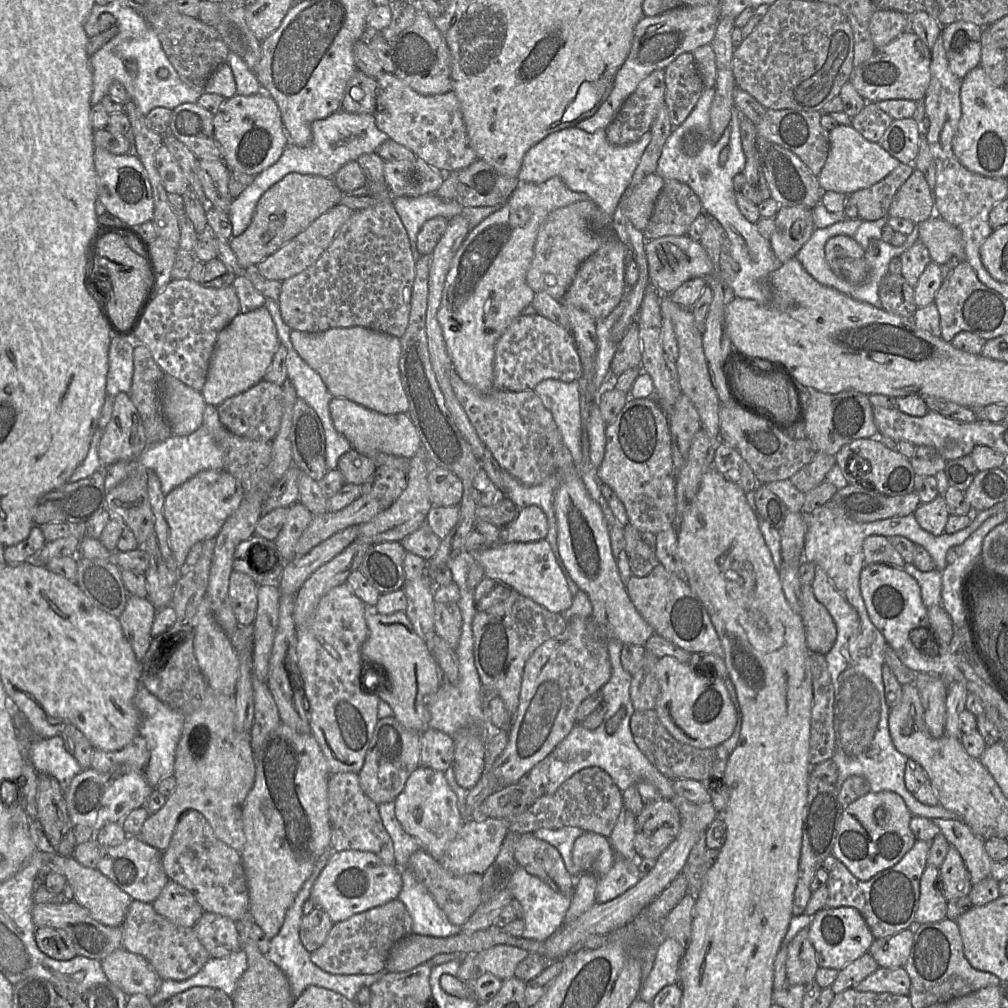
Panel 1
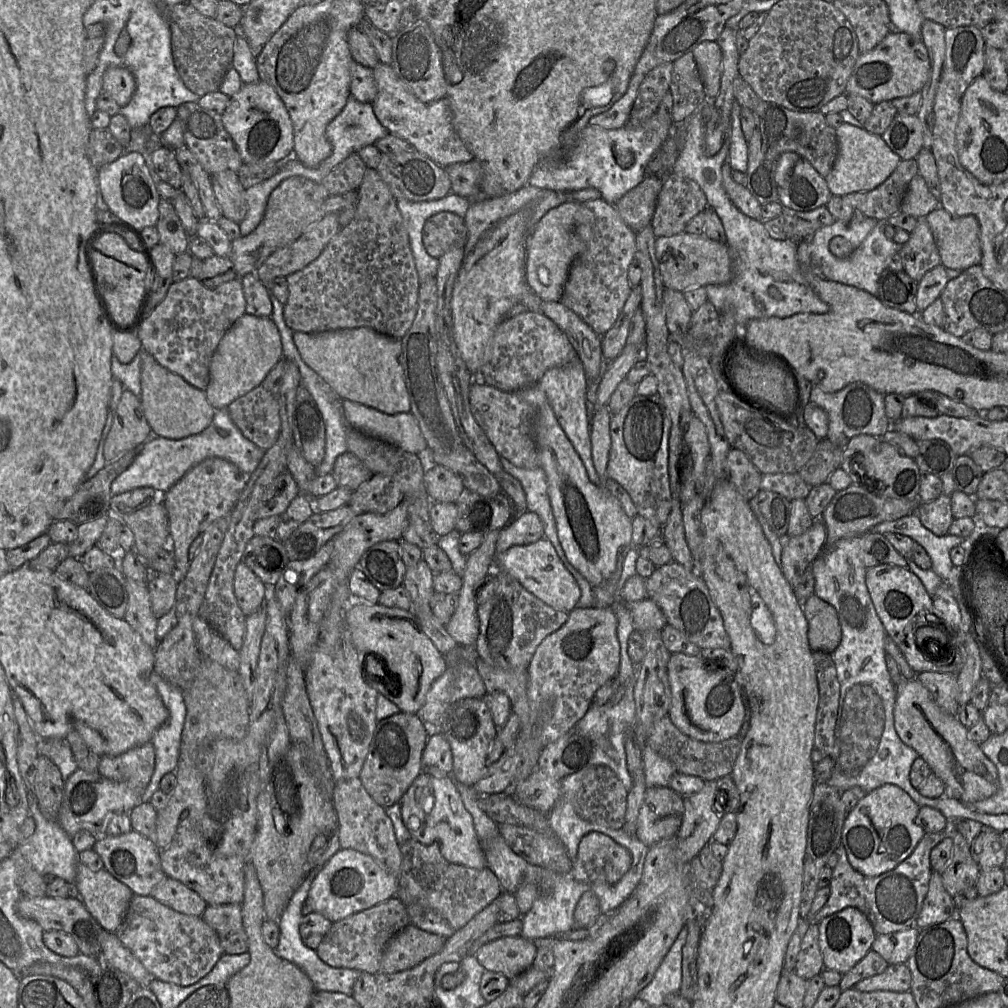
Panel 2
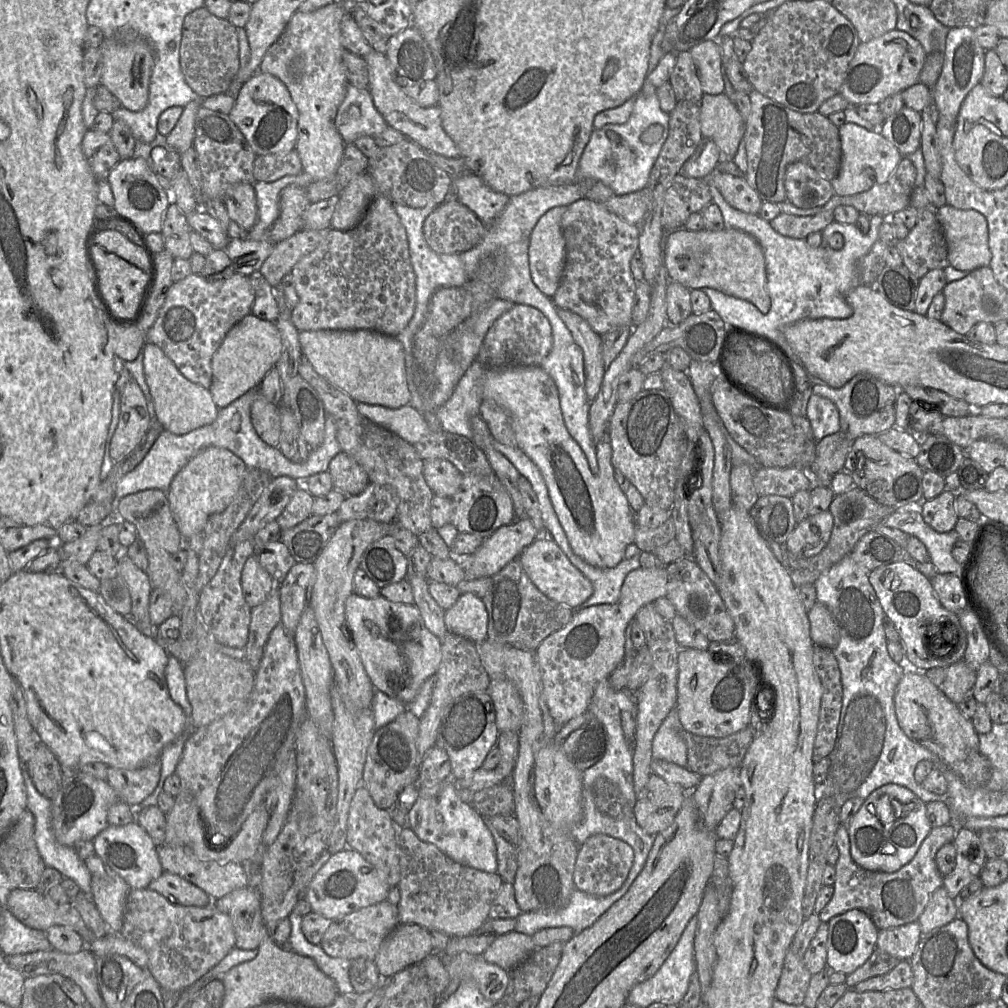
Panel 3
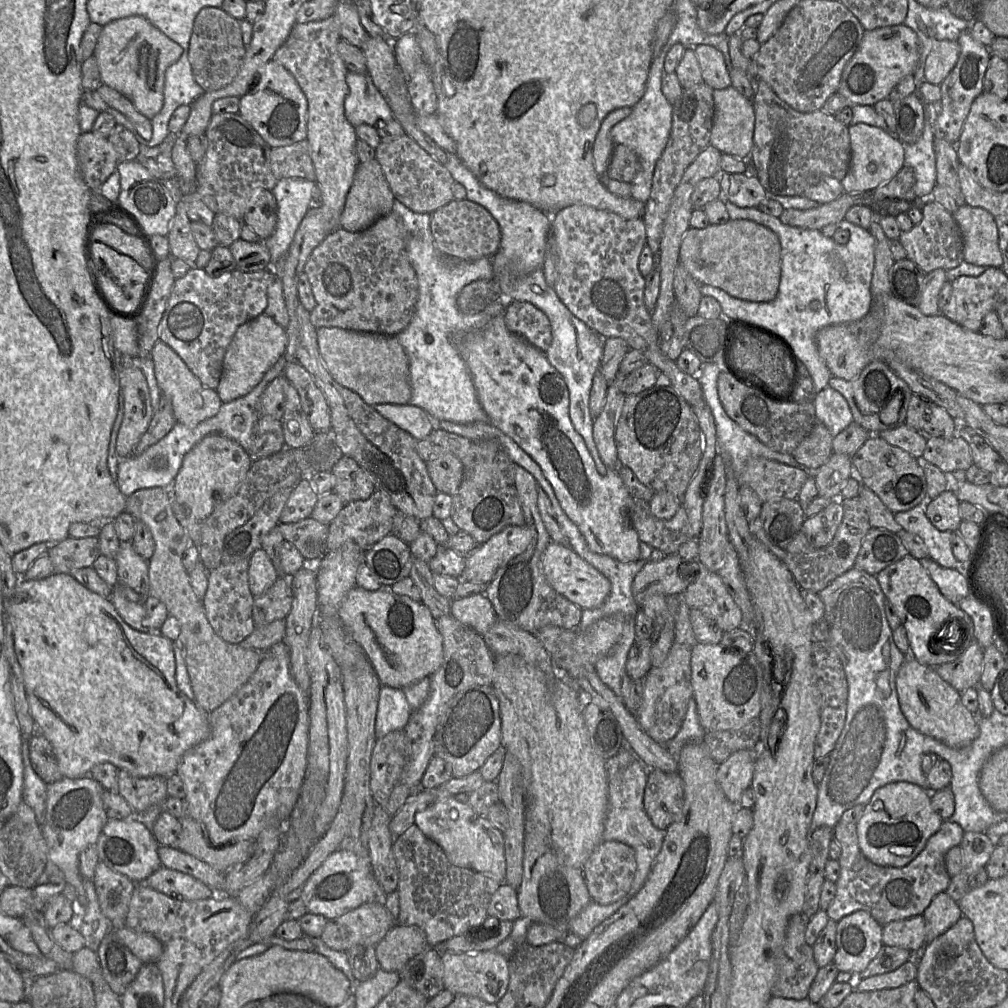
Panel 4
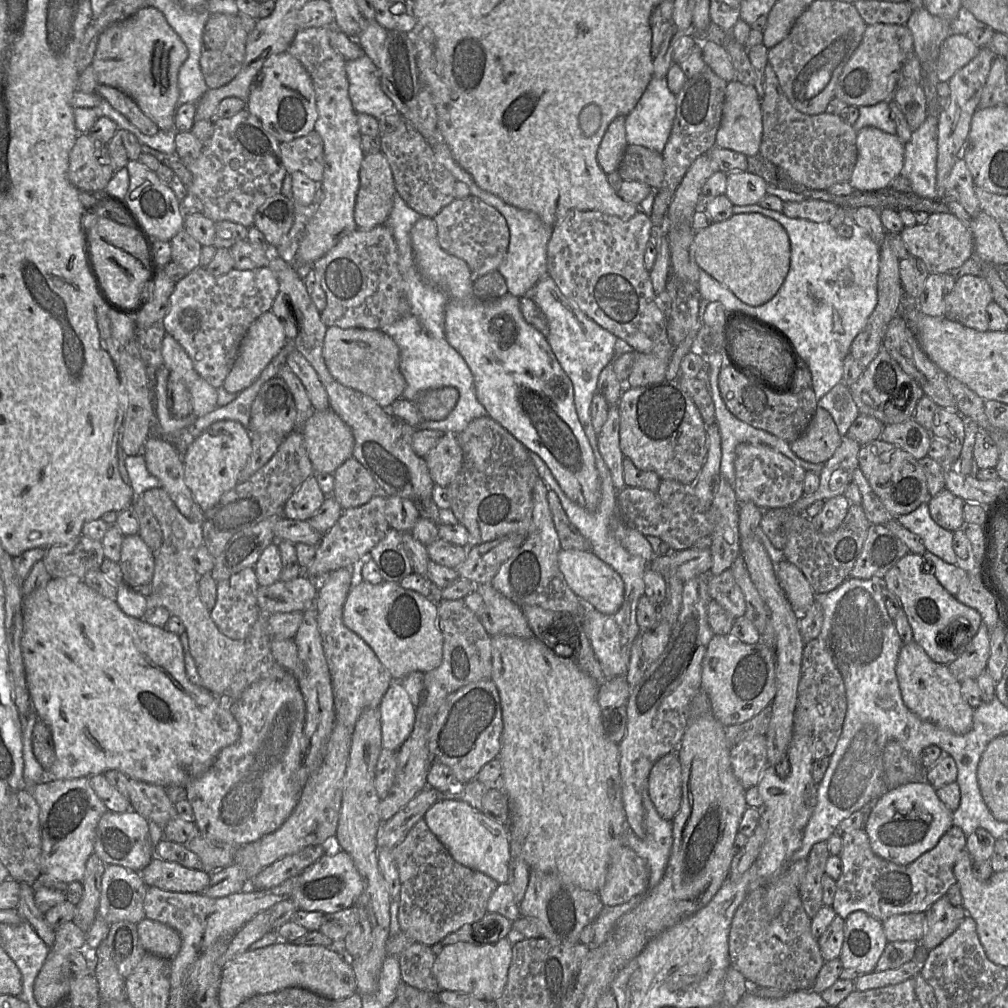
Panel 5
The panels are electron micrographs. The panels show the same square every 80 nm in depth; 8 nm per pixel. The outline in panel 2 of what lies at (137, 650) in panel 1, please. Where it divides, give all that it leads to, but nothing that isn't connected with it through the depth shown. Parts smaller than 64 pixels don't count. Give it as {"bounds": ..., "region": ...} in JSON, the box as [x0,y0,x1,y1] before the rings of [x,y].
{"bounds":[123,578,158,648],"region":[[[126,578],[125,585],[128,602],[123,619],[140,634],[148,646],[156,648],[158,644],[157,618],[152,612],[147,582]]]}

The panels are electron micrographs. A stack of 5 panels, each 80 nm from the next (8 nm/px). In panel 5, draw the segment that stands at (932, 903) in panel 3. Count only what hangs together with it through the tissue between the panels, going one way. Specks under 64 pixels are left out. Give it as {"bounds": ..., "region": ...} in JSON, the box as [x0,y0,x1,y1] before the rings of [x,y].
{"bounds":[919,895,966,950],"region":[[[946,895],[941,897],[925,911],[926,930],[919,943],[932,950],[949,937],[966,916],[962,906],[953,906]]]}

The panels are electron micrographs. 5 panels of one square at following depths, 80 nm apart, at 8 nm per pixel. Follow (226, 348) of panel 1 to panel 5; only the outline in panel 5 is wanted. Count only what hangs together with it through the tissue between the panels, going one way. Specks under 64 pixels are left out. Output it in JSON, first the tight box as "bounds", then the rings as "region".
{"bounds":[222,311,288,393],"region":[[[271,311],[263,313],[250,325],[241,340],[236,359],[222,385],[223,388],[229,393],[240,393],[247,389],[288,341],[284,326],[278,317]]]}

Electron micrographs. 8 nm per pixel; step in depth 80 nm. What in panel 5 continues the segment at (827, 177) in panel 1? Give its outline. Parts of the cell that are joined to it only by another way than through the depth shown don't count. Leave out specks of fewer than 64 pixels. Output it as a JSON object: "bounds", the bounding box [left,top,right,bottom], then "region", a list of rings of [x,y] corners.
{"bounds":[849,127,904,191],"region":[[[864,127],[857,132],[857,162],[849,184],[858,191],[878,190],[888,186],[901,174],[904,164],[904,145],[896,134],[875,127]]]}

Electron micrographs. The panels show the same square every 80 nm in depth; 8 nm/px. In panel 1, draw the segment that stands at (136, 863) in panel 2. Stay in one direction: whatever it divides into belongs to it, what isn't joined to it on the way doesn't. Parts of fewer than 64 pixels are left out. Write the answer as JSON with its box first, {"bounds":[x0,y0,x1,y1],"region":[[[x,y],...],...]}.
{"bounds":[97,836,170,904],"region":[[[127,836],[118,846],[99,847],[99,854],[97,869],[133,900],[152,904],[170,880],[162,867],[161,851],[146,844],[138,836]]]}

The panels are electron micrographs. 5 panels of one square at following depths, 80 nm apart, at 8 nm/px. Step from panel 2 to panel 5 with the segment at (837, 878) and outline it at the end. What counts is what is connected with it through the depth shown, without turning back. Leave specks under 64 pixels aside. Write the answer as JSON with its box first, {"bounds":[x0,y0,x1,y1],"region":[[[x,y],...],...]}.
{"bounds":[831,825,967,922],"region":[[[953,825],[934,848],[908,865],[897,865],[873,852],[864,829],[844,832],[841,838],[839,856],[842,873],[836,881],[836,893],[831,907],[843,919],[855,911],[863,911],[881,922],[893,915],[925,913],[933,903],[945,896],[957,882],[953,867],[958,854],[966,850],[967,839],[962,829]]]}

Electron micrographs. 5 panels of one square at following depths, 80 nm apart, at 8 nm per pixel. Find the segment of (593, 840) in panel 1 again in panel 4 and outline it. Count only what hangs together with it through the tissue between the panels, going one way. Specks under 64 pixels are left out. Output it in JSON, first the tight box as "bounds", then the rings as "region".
{"bounds":[582,840,637,905],"region":[[[603,840],[582,866],[583,877],[592,901],[605,905],[626,896],[631,889],[637,864],[632,847],[618,841]]]}

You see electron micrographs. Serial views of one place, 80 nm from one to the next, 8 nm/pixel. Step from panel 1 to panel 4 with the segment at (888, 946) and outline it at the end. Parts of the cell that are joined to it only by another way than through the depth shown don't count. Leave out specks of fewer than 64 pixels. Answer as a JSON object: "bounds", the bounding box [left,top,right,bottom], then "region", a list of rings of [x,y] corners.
{"bounds":[882,915,926,952],"region":[[[923,915],[893,921],[883,926],[882,943],[886,946],[898,947],[910,952],[922,949],[926,944]]]}

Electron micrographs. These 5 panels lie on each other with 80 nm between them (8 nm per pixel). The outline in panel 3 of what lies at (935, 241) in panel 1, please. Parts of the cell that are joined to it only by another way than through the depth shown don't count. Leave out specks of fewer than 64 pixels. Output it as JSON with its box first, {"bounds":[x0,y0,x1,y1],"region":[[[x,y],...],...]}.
{"bounds":[936,204,992,271],"region":[[[948,204],[936,209],[948,250],[949,265],[962,271],[972,271],[983,266],[989,266],[992,253],[989,248],[989,233],[986,217],[974,209],[958,209]]]}

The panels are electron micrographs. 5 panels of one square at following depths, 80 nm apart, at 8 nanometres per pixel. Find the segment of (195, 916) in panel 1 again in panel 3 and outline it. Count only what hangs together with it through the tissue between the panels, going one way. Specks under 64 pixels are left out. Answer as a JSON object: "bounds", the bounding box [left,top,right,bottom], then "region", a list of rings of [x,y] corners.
{"bounds":[148,872,212,907],"region":[[[163,872],[148,888],[163,895],[173,904],[205,907],[212,903],[212,898],[204,890],[169,872]]]}

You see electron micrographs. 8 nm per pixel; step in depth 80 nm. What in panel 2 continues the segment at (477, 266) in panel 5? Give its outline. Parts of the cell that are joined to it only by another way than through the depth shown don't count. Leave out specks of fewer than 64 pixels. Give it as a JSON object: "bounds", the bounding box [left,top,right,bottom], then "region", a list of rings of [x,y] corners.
{"bounds":[422,211,466,258],"region":[[[448,211],[429,217],[422,231],[423,245],[427,253],[435,258],[441,257],[453,246],[464,246],[466,239],[464,218]]]}

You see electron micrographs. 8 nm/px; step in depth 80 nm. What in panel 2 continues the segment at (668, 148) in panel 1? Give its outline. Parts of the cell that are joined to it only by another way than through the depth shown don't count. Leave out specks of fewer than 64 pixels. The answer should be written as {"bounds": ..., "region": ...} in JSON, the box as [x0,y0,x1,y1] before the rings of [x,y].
{"bounds":[671,102,829,328],"region":[[[735,102],[731,113],[729,138],[713,156],[705,154],[705,121],[701,107],[685,119],[685,137],[671,173],[694,180],[707,198],[708,207],[714,209],[723,224],[726,244],[732,259],[732,278],[726,284],[705,286],[708,301],[719,314],[731,314],[735,324],[744,328],[748,322],[762,318],[787,318],[799,313],[825,314],[829,305],[822,301],[805,280],[805,272],[797,259],[799,242],[777,240],[770,237],[763,221],[742,213],[730,200],[722,184],[722,167],[729,163],[732,170],[742,173],[748,167],[748,144],[740,124],[741,106]]]}

